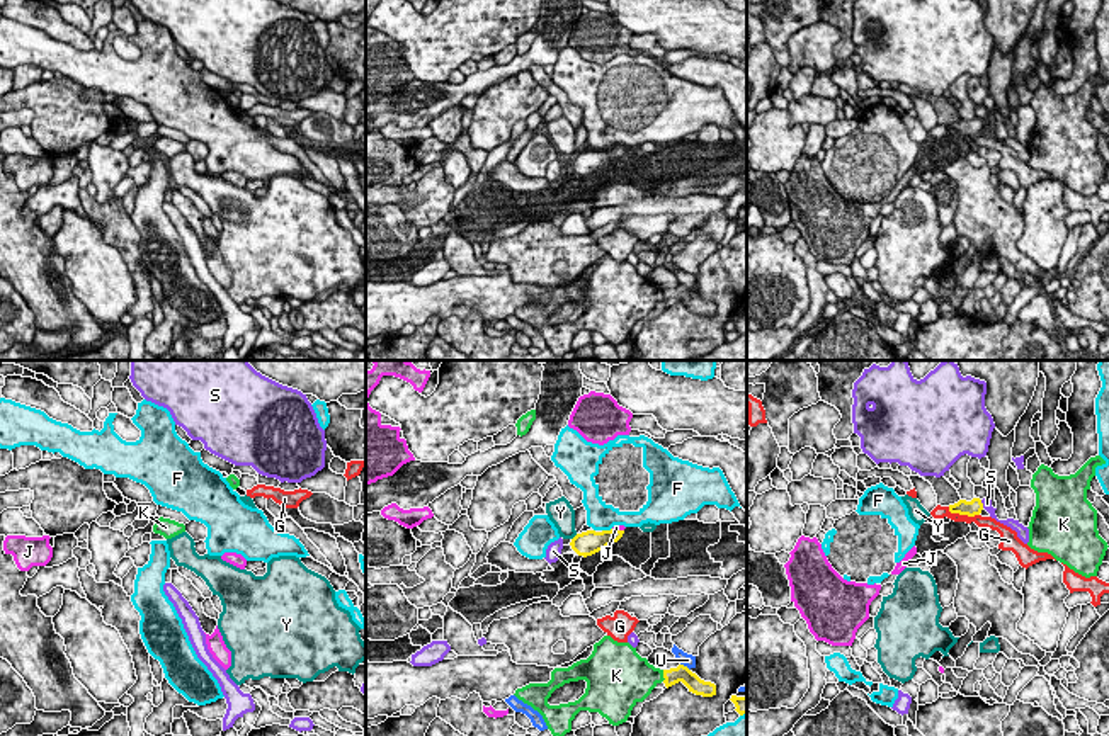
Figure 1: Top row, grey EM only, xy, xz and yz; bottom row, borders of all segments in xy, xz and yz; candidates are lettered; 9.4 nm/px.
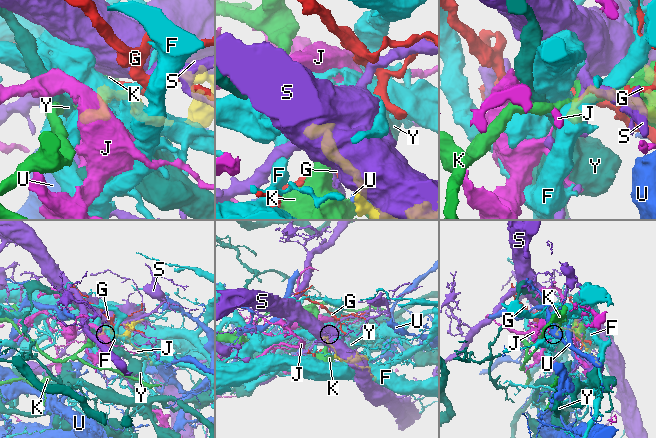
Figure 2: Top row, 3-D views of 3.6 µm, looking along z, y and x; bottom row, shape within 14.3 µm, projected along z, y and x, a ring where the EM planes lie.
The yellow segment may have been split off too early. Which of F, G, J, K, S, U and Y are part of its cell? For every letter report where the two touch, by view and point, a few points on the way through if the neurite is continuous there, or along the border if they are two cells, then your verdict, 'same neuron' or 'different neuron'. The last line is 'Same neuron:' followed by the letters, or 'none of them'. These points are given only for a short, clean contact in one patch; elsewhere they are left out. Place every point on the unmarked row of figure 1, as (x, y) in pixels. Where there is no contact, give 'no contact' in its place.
F: contact xz (606, 150); different neuron
G: contact yz (963, 133); different neuron
J: contact xz (618, 150); way xz (594, 160), (609, 157), (618, 150), (616, 147); same neuron
K: contact xz (664, 294); different neuron
S: contact yz (982, 123); different neuron
U: contact xz (686, 286); different neuron
Y: contact xz (574, 157); border xz (577, 153), (572, 158); different neuron
Same neuron: J

